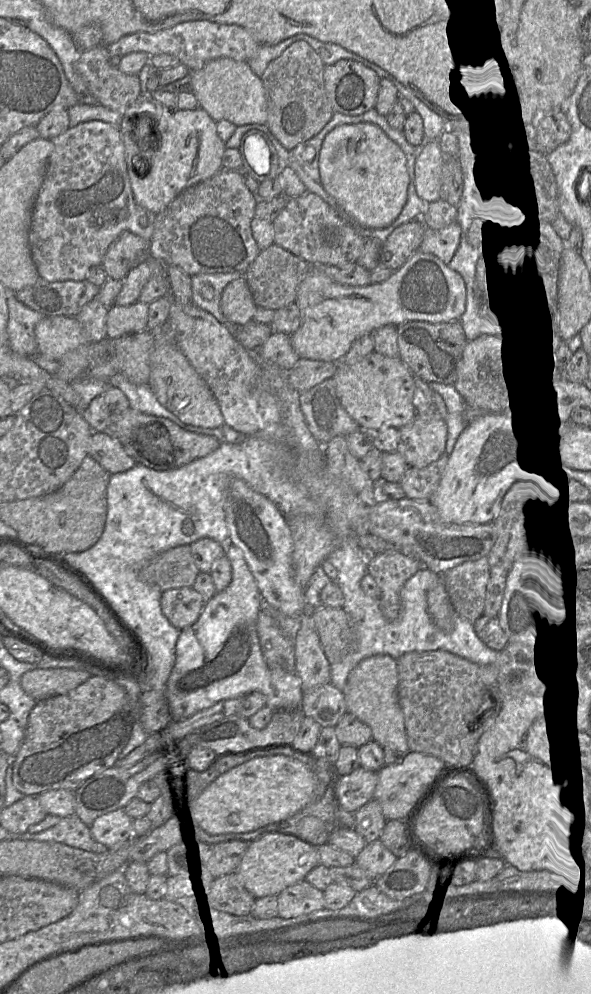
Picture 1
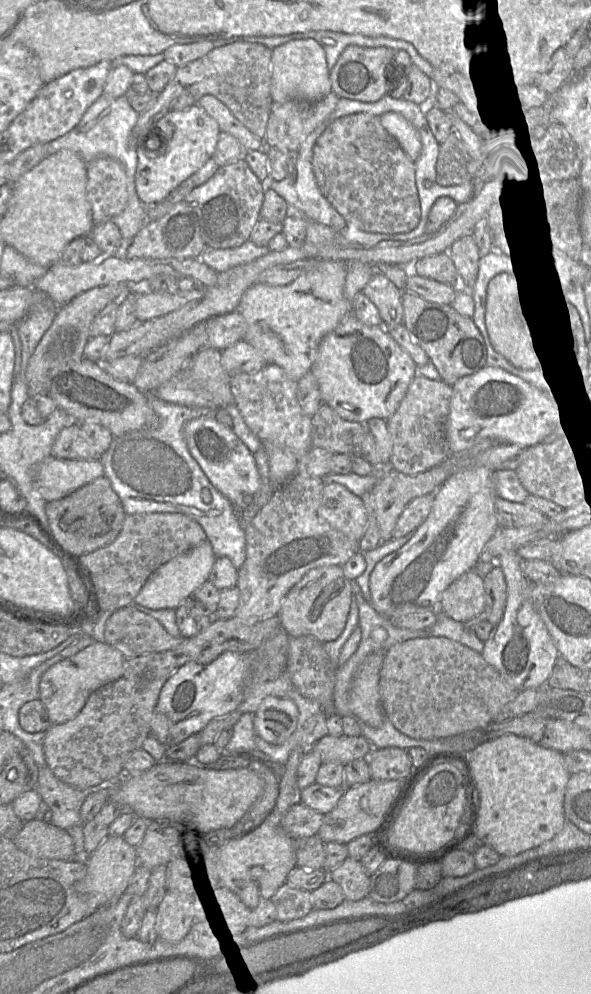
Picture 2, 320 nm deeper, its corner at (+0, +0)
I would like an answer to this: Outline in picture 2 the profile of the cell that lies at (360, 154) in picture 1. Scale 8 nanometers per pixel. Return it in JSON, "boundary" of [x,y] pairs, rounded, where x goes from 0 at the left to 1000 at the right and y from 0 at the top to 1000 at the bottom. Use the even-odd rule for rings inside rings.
{"boundary":[[[658,113],[641,118],[646,127],[673,143],[689,157],[702,163],[712,154],[714,145],[701,127],[675,114]]]}

